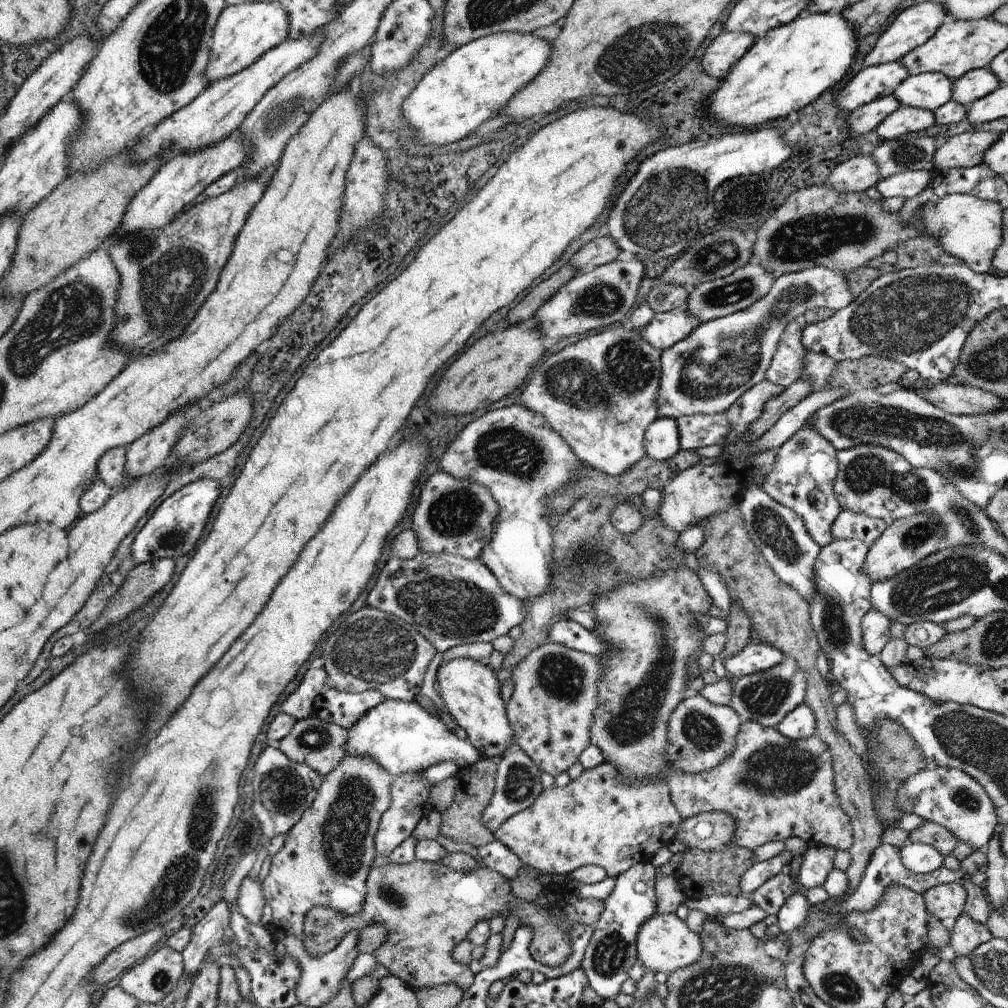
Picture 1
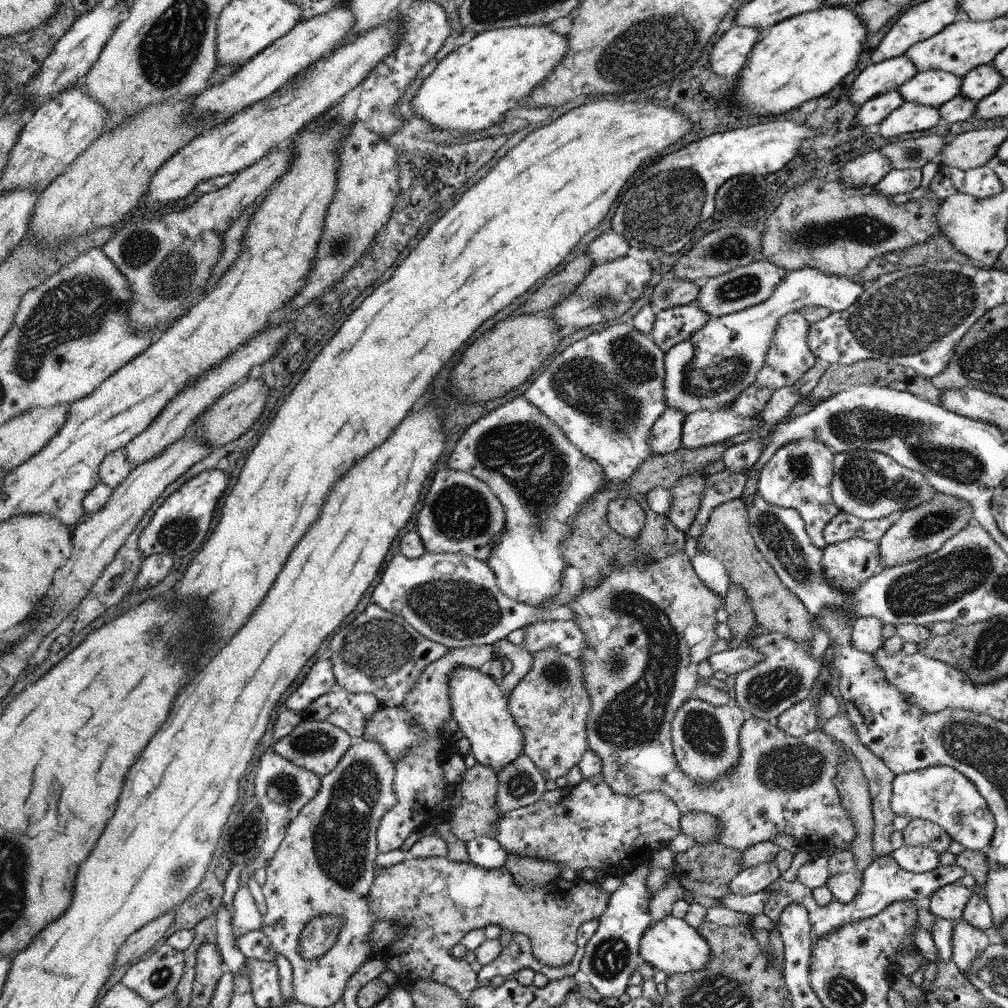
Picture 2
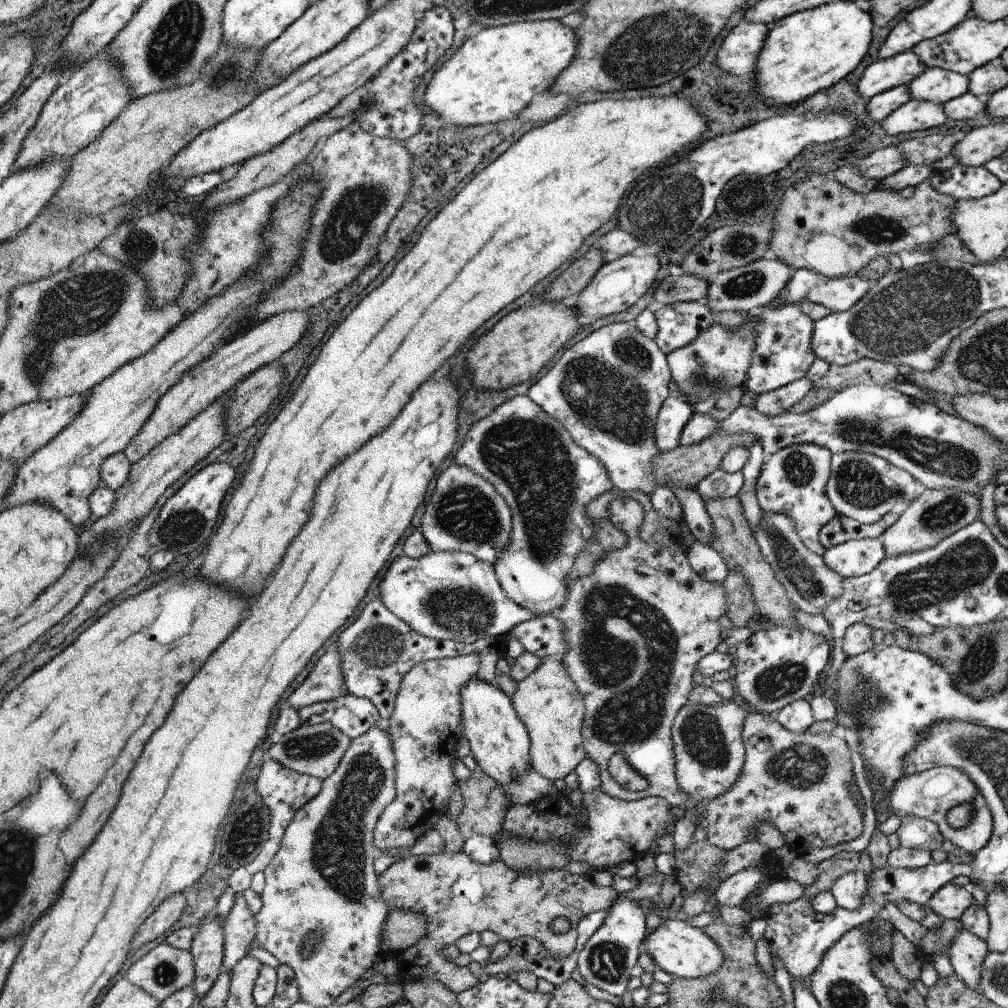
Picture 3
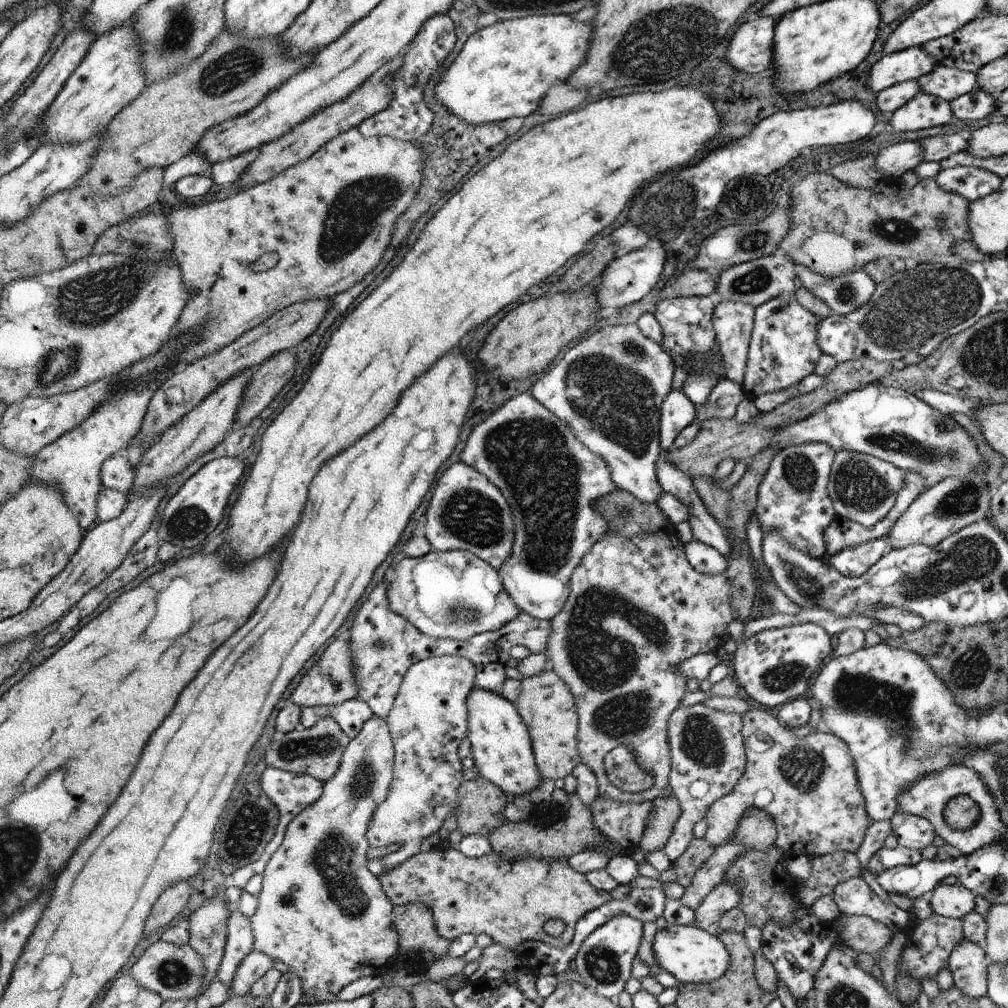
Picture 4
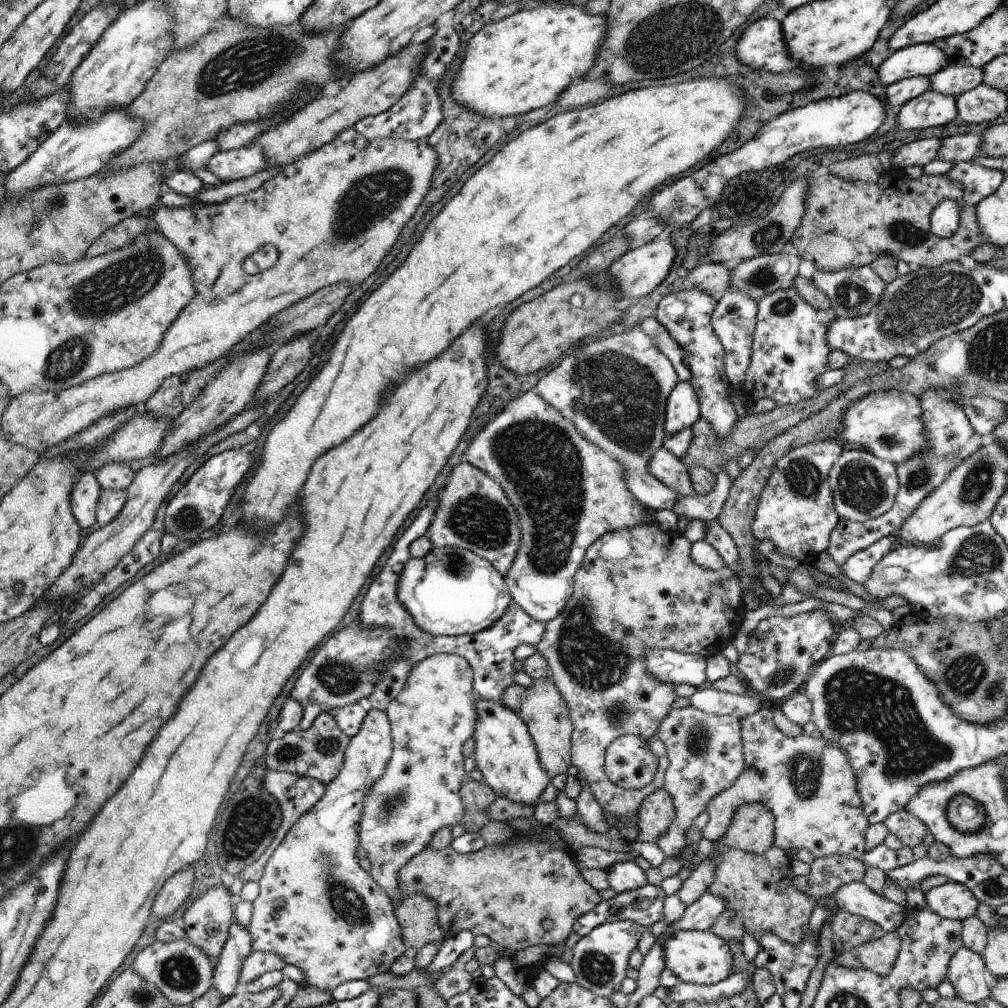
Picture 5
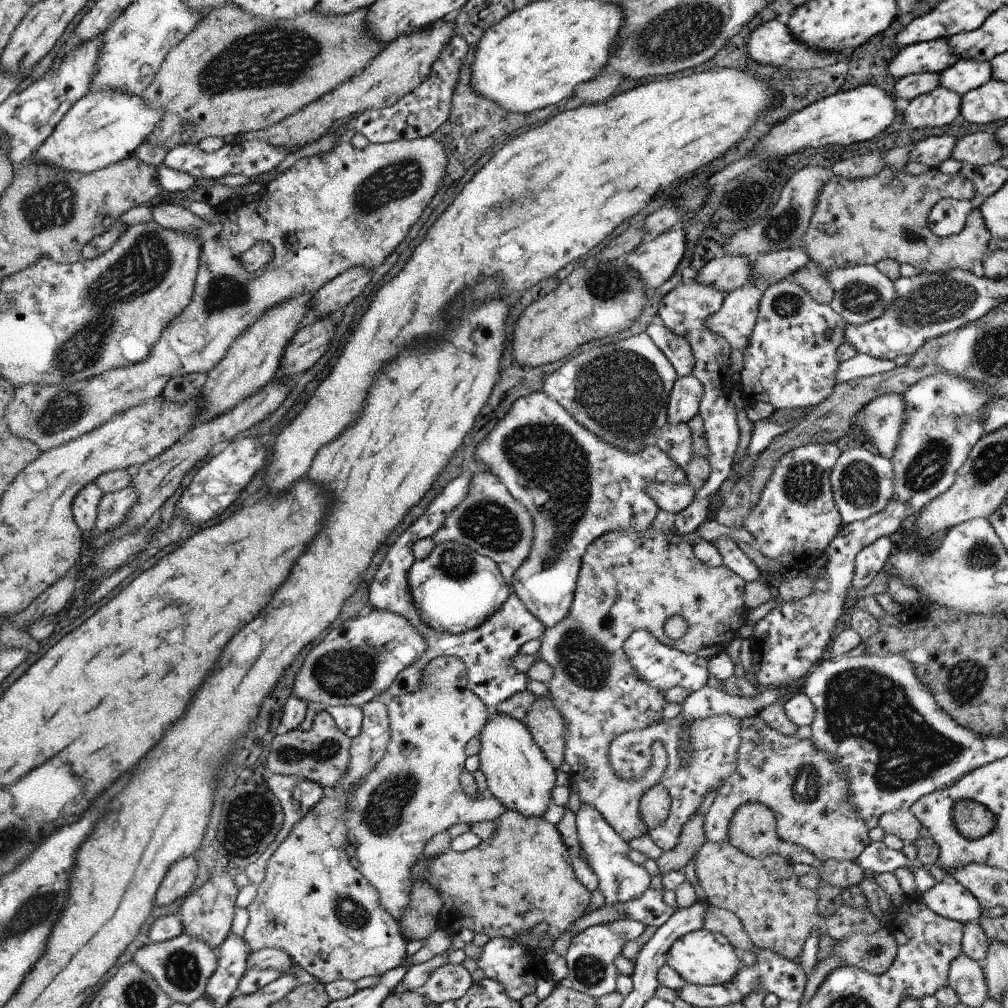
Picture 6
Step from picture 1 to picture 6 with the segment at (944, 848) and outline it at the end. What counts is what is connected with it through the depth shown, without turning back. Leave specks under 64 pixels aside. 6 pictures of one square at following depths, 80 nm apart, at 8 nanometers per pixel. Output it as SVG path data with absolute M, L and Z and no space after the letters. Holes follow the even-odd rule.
M910 809L887 812L879 818L878 826L885 830L886 835L896 835L905 845L915 844L922 828L921 822Z

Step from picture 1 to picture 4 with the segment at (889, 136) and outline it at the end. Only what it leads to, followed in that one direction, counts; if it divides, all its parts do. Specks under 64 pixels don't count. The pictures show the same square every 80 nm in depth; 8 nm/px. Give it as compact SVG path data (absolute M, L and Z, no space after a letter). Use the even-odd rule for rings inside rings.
M920 92L893 112L890 126L893 132L922 130L922 128L950 124L952 116L953 112L949 102Z

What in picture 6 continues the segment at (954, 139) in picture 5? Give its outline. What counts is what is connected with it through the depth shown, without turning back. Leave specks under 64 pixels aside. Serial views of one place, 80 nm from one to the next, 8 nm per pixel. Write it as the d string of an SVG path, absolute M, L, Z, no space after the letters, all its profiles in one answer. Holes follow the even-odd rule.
M978 132L960 137L955 142L955 149L950 157L961 163L982 166L994 164L1003 156L1003 149L997 144L993 134Z

